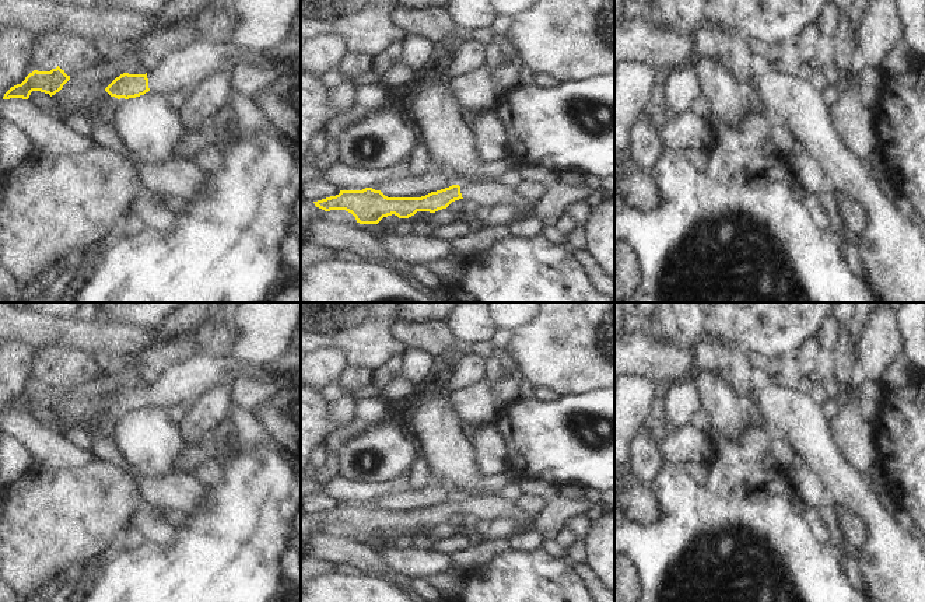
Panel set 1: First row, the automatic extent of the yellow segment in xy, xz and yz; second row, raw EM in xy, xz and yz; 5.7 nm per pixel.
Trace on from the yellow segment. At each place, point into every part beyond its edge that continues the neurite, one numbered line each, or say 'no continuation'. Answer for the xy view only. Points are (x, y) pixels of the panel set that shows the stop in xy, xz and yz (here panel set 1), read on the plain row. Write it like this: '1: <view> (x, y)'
1: xy (191, 380)

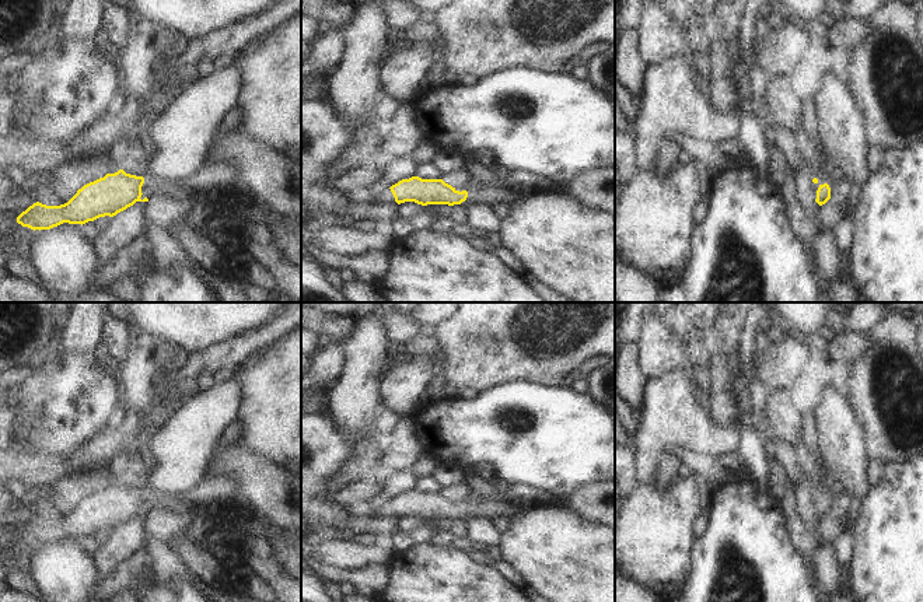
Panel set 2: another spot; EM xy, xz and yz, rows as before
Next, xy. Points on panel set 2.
1: xy (221, 489)

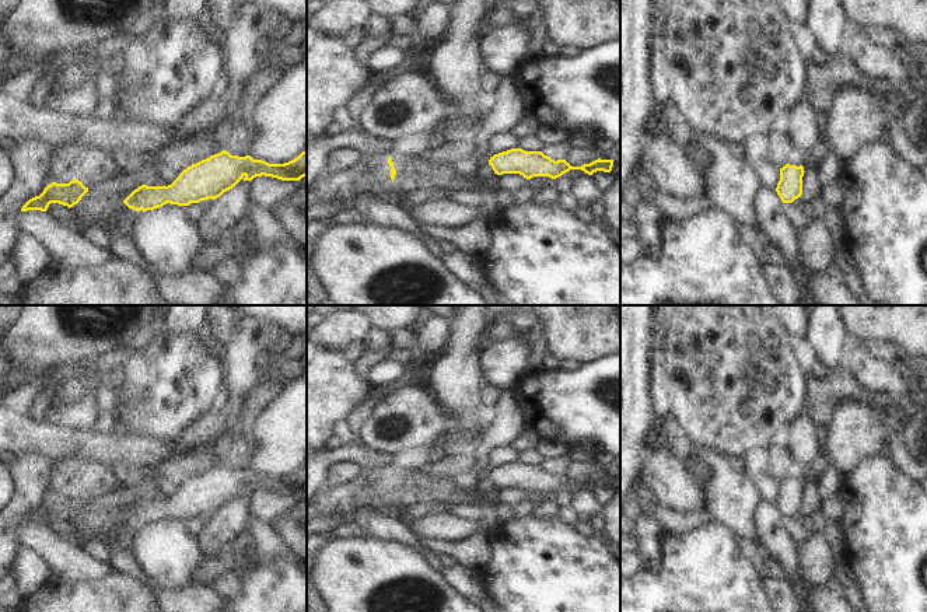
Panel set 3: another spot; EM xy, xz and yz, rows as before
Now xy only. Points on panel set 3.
no continuation

